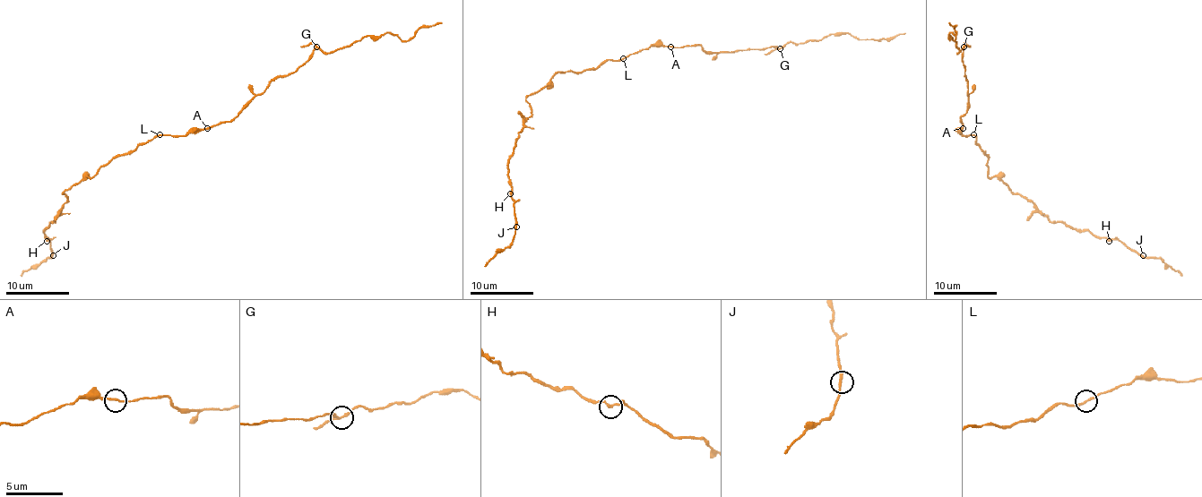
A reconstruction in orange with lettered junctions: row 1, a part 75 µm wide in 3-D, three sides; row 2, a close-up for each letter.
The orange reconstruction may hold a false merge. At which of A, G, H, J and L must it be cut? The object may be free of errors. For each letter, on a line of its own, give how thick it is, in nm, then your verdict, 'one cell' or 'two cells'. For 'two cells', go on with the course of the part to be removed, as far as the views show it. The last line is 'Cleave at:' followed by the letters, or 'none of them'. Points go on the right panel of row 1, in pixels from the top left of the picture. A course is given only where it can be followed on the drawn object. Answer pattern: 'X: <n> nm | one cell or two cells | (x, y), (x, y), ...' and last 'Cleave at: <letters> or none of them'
A: 180 nm | one cell
G: 180 nm | two cells | (964, 47), (958, 53), (959, 50), (948, 36), (952, 32), (955, 40), (955, 28), (948, 22)
H: 190 nm | one cell
J: 200 nm | one cell
L: 170 nm | one cell
Cleave at: G

